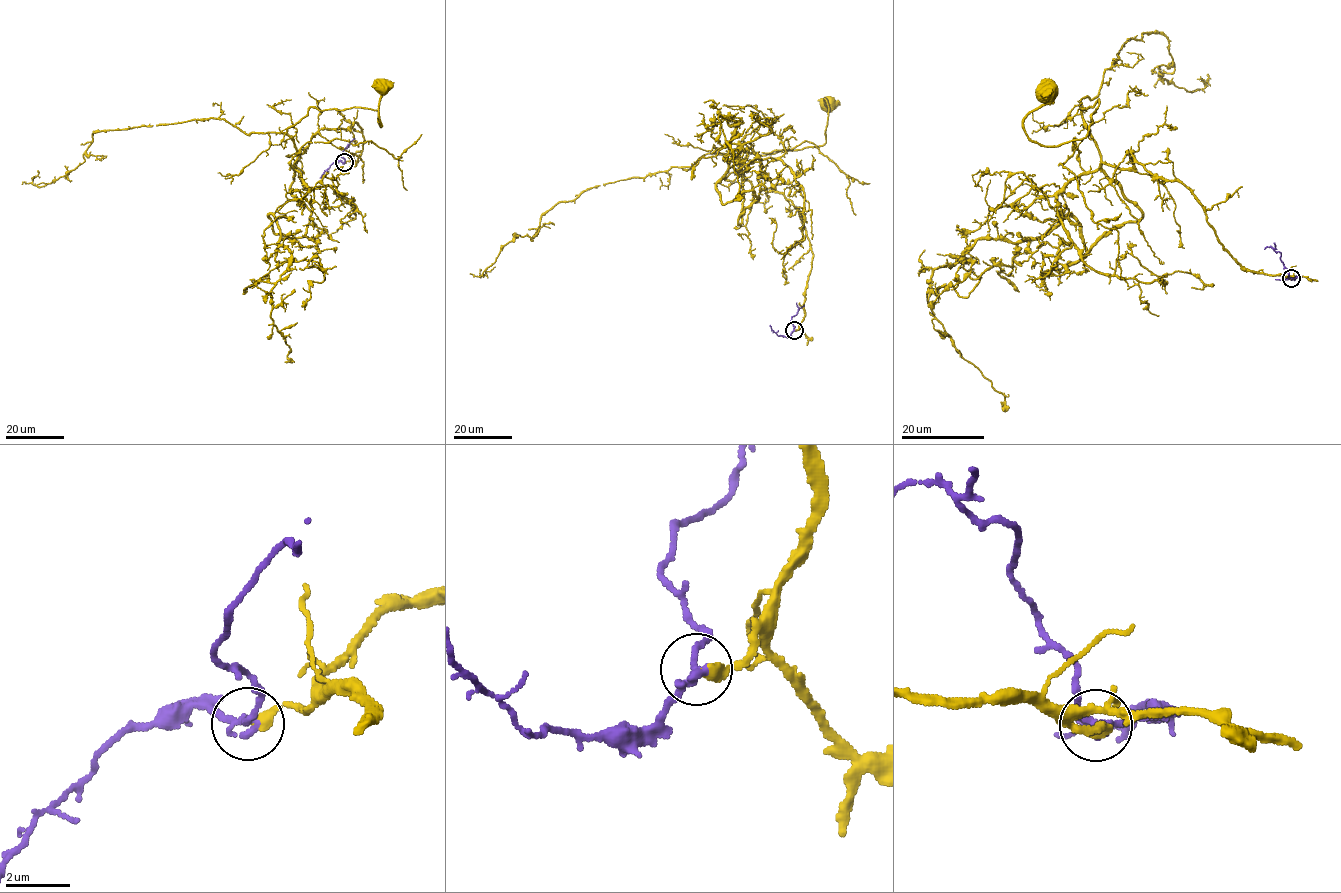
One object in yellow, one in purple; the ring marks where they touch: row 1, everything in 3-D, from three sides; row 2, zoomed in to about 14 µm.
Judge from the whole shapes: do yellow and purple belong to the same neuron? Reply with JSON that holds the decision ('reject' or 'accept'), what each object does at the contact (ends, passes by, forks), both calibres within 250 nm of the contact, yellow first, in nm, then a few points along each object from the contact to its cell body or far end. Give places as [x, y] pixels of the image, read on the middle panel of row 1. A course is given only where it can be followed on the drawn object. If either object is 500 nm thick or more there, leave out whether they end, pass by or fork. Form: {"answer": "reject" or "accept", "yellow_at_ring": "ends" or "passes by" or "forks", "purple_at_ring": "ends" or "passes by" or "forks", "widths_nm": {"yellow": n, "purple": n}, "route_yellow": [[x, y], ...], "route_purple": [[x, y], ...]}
{"answer": "accept", "yellow_at_ring": "ends", "purple_at_ring": "passes by", "widths_nm": {"yellow": 360, "purple": 240}, "route_yellow": [[793, 330], [813, 257], [806, 230], [781, 193], [762, 190], [755, 200], [734, 152], [819, 146], [827, 104]], "route_purple": [[793, 330], [792, 316], [804, 305]]}

